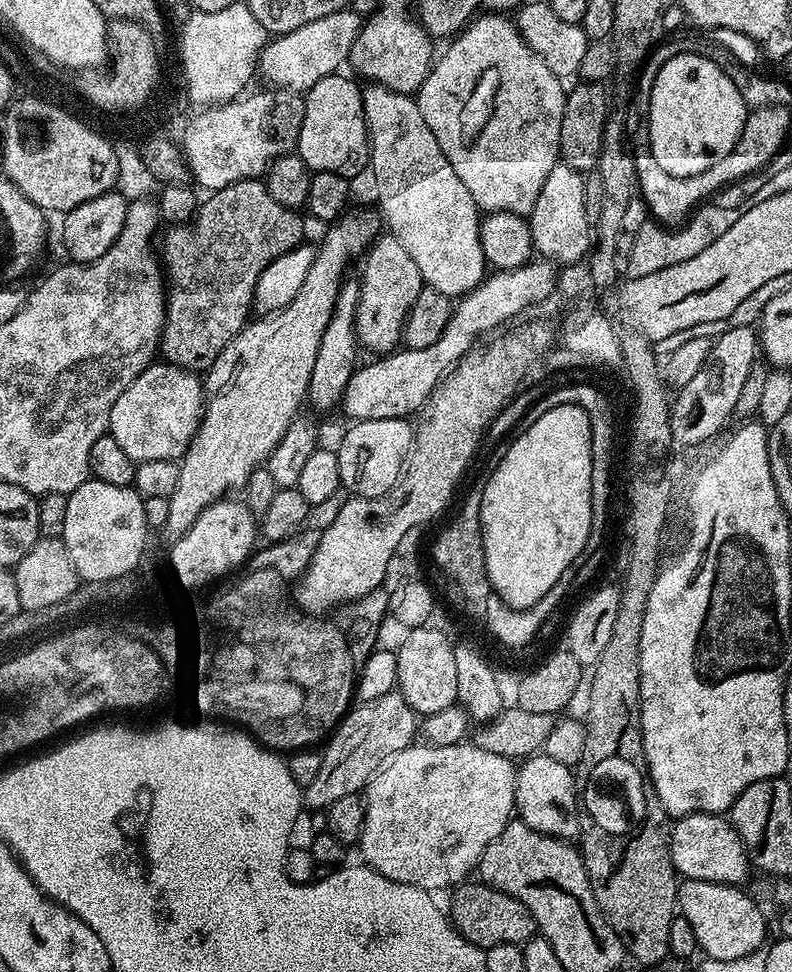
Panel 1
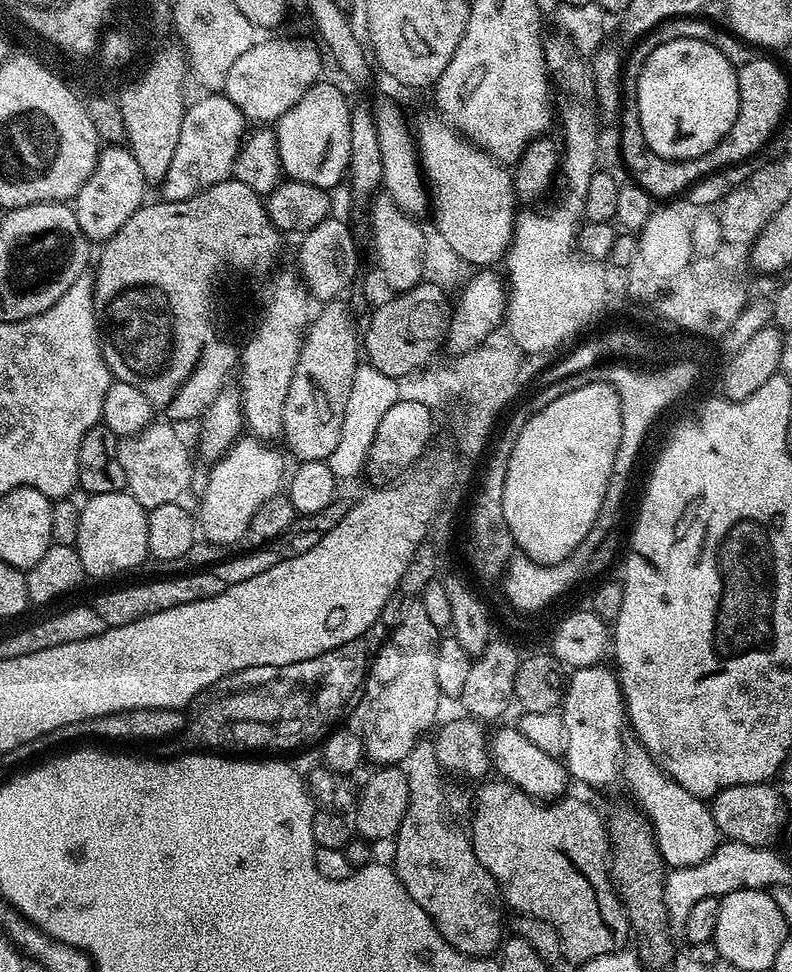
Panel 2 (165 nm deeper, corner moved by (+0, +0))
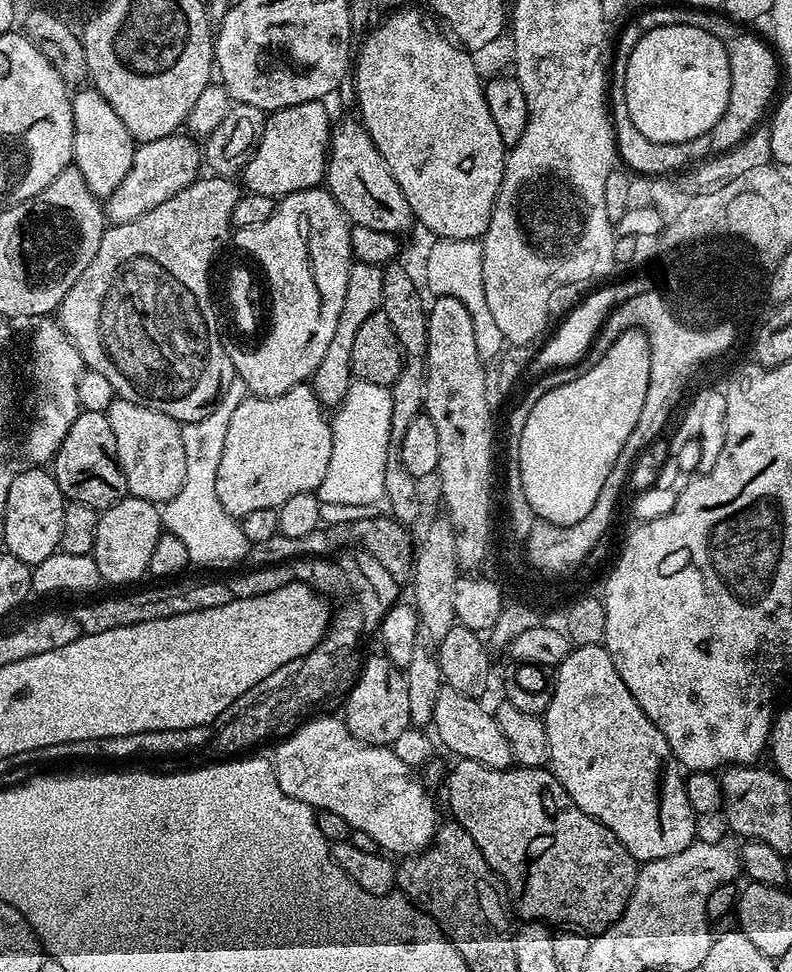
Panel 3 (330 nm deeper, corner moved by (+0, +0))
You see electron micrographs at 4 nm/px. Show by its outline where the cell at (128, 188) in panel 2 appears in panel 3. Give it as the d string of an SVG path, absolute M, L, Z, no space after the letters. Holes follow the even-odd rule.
M84 86L80 93L72 96L72 113L74 114L74 150L72 158L74 166L86 178L86 186L98 198L106 198L126 178L132 165L138 144L133 140L130 130L126 130L122 118L114 114L114 106L102 98L102 94L94 86Z

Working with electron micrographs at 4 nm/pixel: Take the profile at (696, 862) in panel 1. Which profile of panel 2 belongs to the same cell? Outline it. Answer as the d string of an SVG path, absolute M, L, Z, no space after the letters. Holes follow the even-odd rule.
M595 664L575 669L566 680L562 701L566 750L562 760L569 777L575 783L577 780L592 788L608 788L615 780L621 780L628 787L629 794L640 803L639 811L652 825L652 834L665 865L669 869L698 866L698 862L706 862L706 858L714 854L716 845L722 840L712 809L672 781L652 761L643 744L630 735L617 673L611 667L604 667Z

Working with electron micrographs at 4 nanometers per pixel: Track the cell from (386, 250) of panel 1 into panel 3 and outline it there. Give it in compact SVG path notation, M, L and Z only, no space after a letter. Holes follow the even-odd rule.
M337 119L333 123L332 139L328 141L326 187L353 225L370 226L393 234L401 234L413 227L410 202L406 202L406 194L402 194L398 182L394 182L394 174L390 174L378 146L374 146L359 119Z

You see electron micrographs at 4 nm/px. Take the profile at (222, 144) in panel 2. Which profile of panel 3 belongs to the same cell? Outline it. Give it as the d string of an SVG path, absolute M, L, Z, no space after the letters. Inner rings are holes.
M180 135L158 138L137 147L126 178L122 178L118 190L111 192L103 201L102 207L109 225L125 224L146 215L198 179L202 172L201 145L195 144L191 135Z

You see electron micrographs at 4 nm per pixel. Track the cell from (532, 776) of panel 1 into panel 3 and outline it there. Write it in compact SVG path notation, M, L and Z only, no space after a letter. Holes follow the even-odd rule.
M445 687L441 690L438 694L438 702L434 702L431 722L431 727L436 728L435 735L439 743L444 743L453 752L453 757L461 760L482 762L491 768L513 767L510 742L506 742L506 734L502 734L502 726L498 726L495 715L489 709L487 712L480 703L479 699L464 696L461 692L455 692L453 688Z

